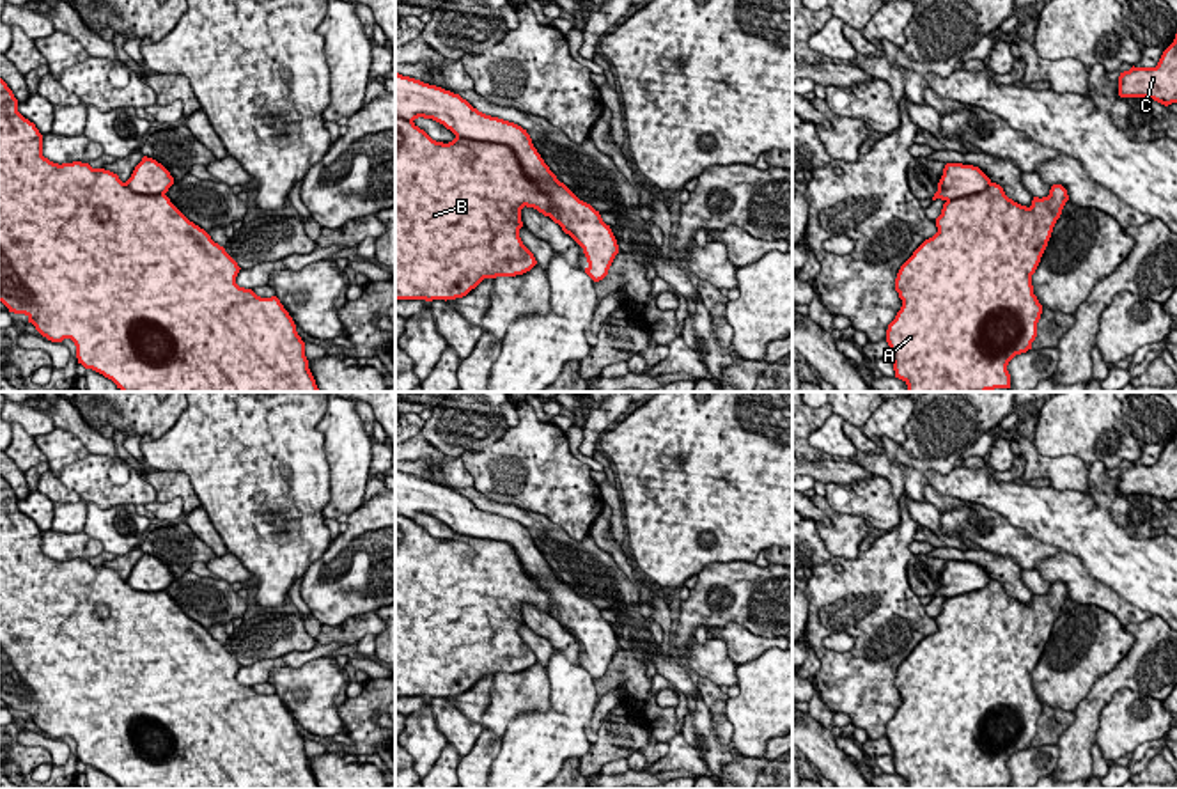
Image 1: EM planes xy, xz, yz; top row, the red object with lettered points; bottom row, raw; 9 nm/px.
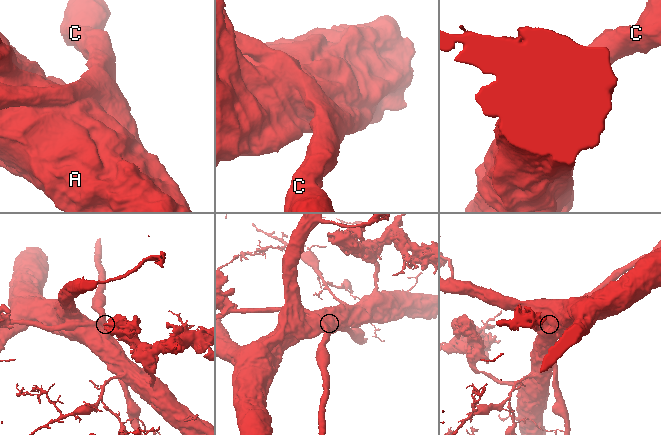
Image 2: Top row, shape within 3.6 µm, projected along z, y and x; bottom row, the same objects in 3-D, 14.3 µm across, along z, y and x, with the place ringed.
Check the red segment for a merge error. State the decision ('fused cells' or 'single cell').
fused cells

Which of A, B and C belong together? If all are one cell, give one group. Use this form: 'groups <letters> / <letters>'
groups A B / C

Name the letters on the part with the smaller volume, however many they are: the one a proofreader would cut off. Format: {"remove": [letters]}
{"remove": ["C"]}

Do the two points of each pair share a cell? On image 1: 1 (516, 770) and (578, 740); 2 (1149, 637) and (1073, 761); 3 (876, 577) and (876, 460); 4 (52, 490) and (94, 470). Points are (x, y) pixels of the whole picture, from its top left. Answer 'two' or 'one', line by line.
1: one
2: one
3: two
4: two

